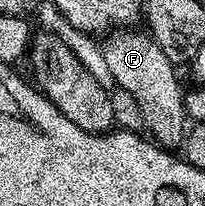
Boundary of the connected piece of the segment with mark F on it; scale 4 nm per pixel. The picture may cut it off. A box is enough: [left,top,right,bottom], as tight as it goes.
[101,29,189,149]

